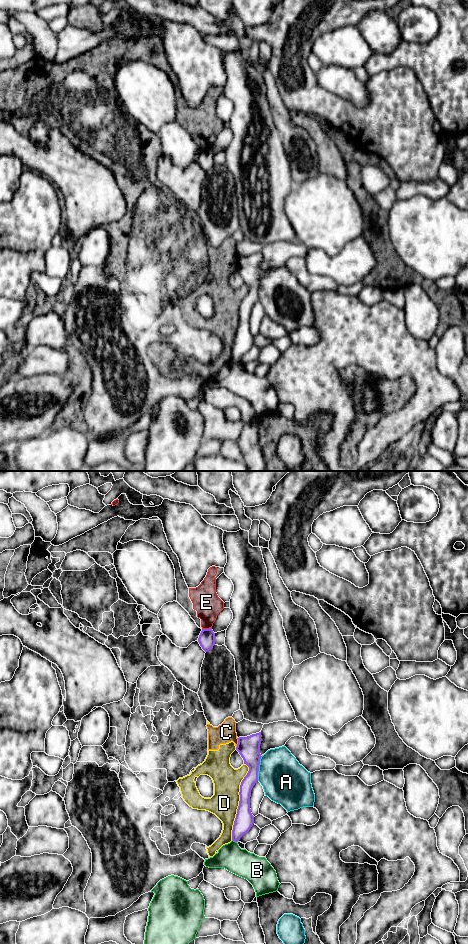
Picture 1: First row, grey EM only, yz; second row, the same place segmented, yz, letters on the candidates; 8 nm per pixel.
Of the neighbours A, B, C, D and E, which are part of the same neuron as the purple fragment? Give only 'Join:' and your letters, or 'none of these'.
Join: none of these

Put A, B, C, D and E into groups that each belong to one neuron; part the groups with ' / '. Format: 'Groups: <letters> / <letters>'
Groups: A / B / C D E

